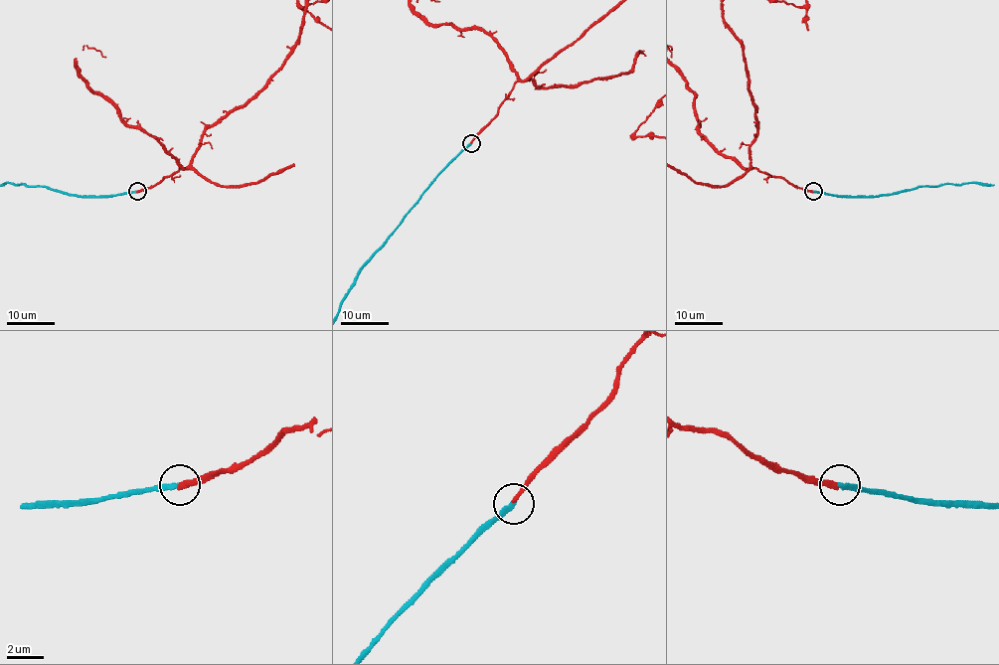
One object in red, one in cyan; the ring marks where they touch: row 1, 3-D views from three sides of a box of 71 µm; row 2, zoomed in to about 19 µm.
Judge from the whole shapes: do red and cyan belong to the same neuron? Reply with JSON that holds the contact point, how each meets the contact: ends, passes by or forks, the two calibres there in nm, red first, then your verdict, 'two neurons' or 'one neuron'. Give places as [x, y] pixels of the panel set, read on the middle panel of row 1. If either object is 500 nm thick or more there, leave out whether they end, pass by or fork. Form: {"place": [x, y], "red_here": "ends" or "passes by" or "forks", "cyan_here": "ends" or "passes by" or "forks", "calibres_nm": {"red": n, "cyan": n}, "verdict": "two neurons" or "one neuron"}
{"place": [471, 143], "red_here": "ends", "cyan_here": "ends", "calibres_nm": {"red": 280, "cyan": 280}, "verdict": "one neuron"}

